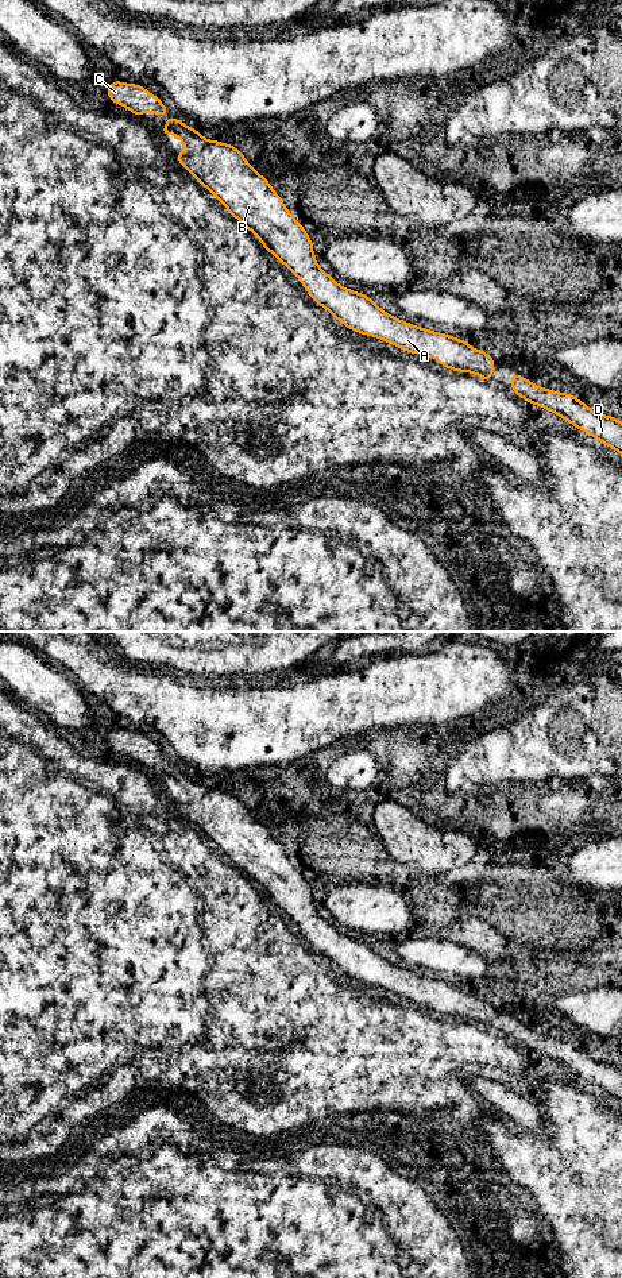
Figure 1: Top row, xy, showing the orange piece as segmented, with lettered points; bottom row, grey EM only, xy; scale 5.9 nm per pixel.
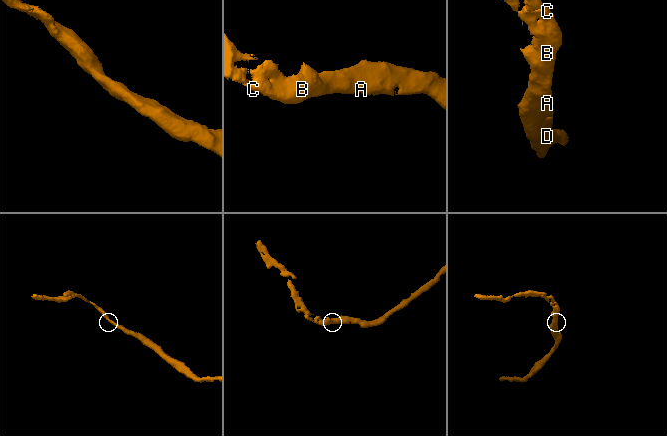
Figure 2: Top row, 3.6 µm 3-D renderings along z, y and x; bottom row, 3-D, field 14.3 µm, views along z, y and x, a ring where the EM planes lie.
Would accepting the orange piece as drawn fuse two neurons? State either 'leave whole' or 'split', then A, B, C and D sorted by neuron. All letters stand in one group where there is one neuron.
leave whole | A B C D

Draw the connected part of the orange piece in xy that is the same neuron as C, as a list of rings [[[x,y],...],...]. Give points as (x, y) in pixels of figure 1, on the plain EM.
[[[113,729],[107,741],[115,752],[130,757],[136,764],[144,762],[148,757],[152,758],[151,762],[170,761],[161,748],[142,733]]]

